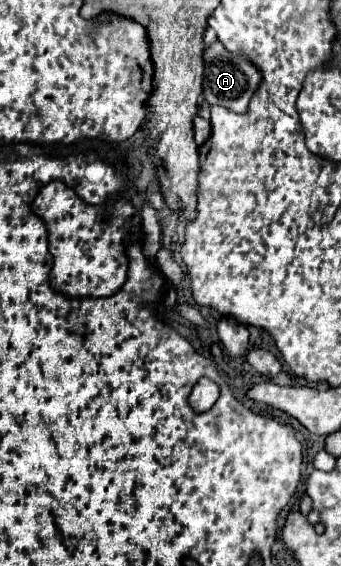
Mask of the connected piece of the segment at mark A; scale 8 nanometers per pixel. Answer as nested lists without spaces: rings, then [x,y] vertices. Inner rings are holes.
[[[220,42],[206,48],[204,52],[204,98],[208,104],[220,104],[234,112],[246,112],[248,102],[260,84],[260,78],[262,78],[260,72],[254,70],[254,66],[248,60],[230,54],[228,50],[224,50]]]

